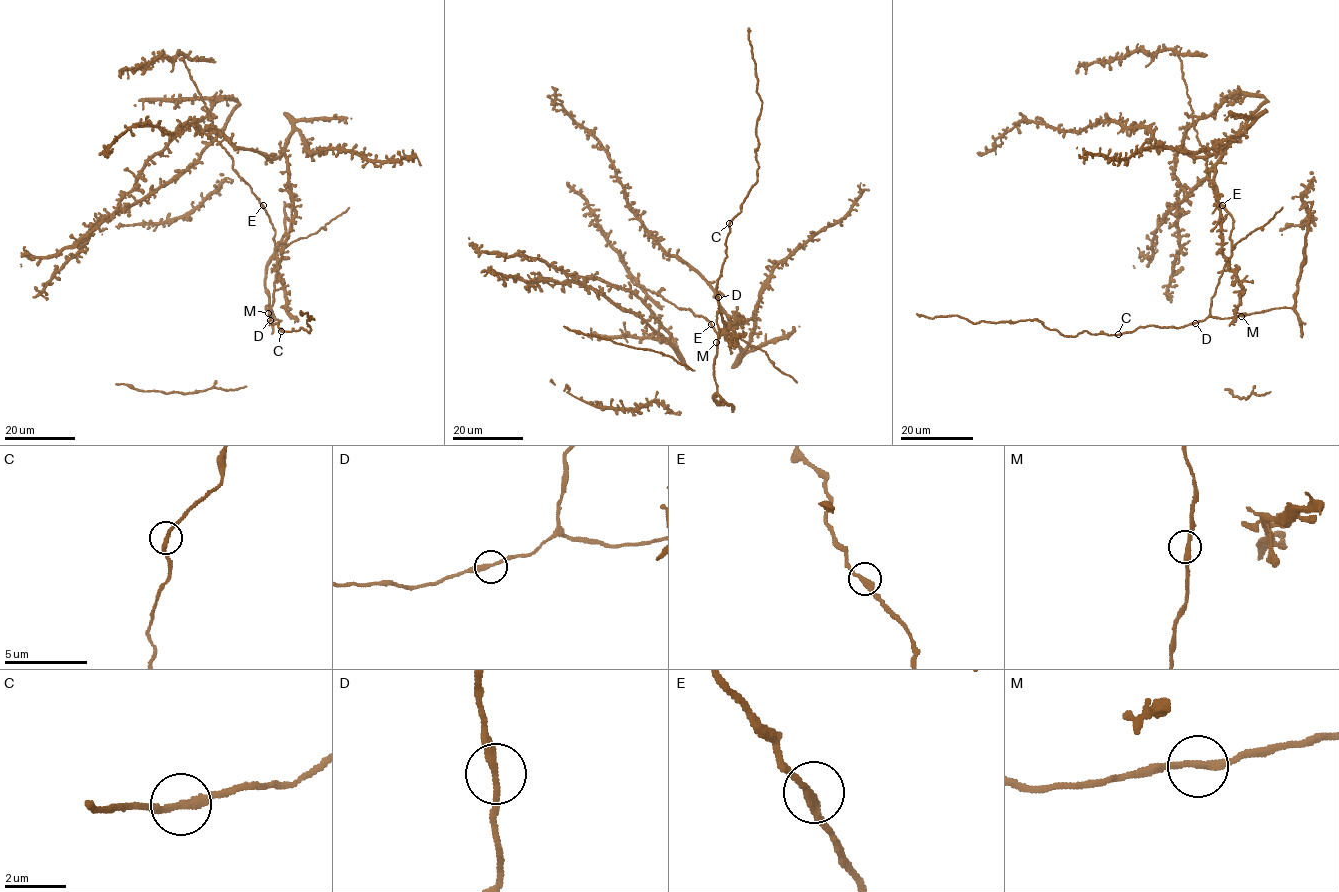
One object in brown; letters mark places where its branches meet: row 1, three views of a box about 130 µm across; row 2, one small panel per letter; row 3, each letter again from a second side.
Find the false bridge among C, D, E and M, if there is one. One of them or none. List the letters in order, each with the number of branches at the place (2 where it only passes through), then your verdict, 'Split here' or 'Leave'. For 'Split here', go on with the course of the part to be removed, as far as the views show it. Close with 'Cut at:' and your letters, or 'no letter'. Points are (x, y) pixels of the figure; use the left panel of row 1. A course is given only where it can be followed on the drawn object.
C: Branches: 2. Leave
D: Branches: 2. Leave
E: Branches: 2. Leave
M: Branches: 2. Leave
Cut at: no letter

